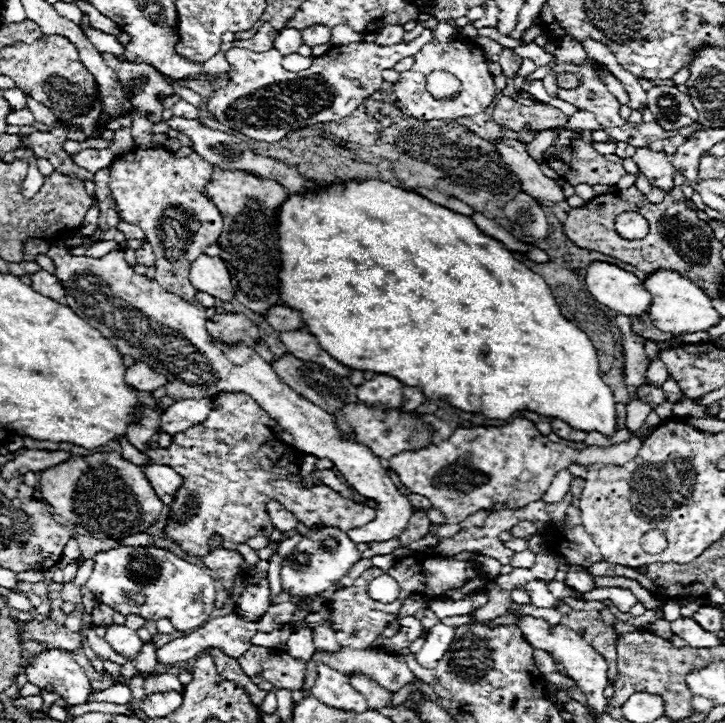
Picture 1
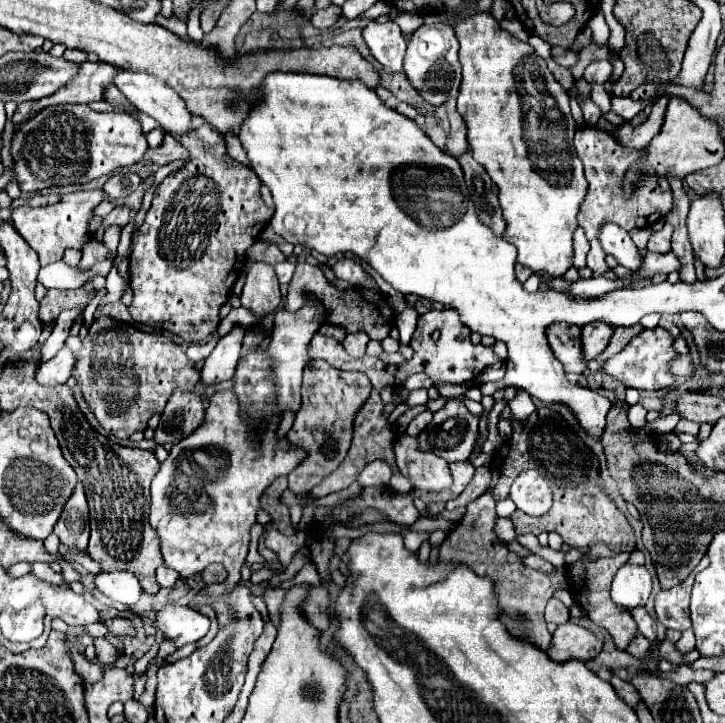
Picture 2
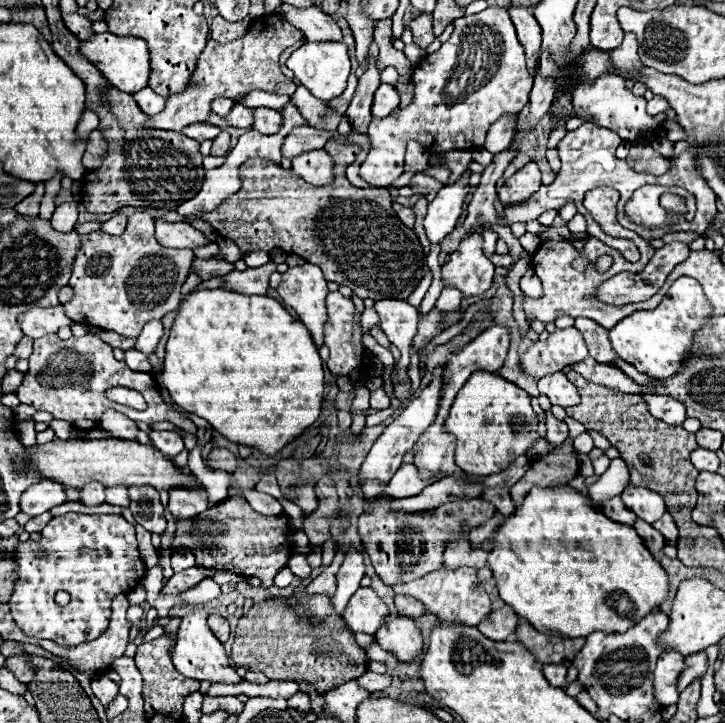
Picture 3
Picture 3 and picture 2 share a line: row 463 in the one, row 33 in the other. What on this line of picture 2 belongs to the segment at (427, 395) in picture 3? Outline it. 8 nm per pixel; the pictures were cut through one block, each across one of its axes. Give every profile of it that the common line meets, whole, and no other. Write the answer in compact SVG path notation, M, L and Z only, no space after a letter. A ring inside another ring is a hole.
M372 20L364 28L364 40L374 54L374 58L384 66L388 72L400 72L402 60L406 52L406 40L402 36L402 30L396 22L376 22Z

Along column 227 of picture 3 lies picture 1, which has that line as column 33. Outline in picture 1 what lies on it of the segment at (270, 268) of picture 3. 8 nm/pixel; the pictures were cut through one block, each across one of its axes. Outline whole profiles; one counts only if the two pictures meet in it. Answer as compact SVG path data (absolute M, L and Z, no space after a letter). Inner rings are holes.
M40 270L40 272L32 274L30 278L32 278L32 284L30 284L30 286L32 286L36 292L40 292L40 294L44 294L44 296L48 296L48 298L54 298L54 300L58 300L58 302L64 302L66 290L64 290L62 282L60 282L54 274Z

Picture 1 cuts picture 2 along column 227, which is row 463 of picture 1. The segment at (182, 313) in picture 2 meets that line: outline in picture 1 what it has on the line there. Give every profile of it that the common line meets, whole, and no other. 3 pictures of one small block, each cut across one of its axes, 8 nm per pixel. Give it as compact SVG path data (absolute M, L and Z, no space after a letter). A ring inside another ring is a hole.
M222 392L222 394L214 396L214 410L210 410L210 418L206 418L204 424L190 426L190 430L184 430L184 432L174 434L174 436L172 436L172 444L170 444L168 448L146 448L145 441L148 441L150 437L156 433L157 426L139 426L139 424L130 424L128 426L127 439L135 448L146 454L154 464L170 466L170 468L182 478L182 486L176 490L174 500L172 500L172 514L174 514L174 516L172 516L172 518L166 522L166 526L164 526L164 538L170 540L170 542L174 542L184 554L188 554L188 556L204 556L204 554L208 554L208 552L212 550L212 548L208 546L210 534L220 534L220 536L224 538L224 548L230 550L238 550L238 546L240 546L240 544L246 544L248 538L254 538L254 536L270 536L270 534L272 534L272 520L270 520L268 508L266 508L266 504L268 504L270 500L276 500L276 502L280 502L282 506L286 506L292 514L296 514L296 518L298 518L304 526L324 524L324 526L338 526L342 532L350 532L350 530L360 528L360 526L368 524L370 520L374 520L374 510L372 510L372 508L360 506L358 502L352 502L352 500L346 500L344 496L340 496L338 492L334 492L330 486L326 486L326 484L322 484L322 482L320 482L320 484L314 484L312 488L304 488L304 486L302 486L302 476L300 476L300 452L296 452L294 446L280 442L280 440L276 438L276 434L272 432L272 428L270 428L268 422L270 422L270 416L268 416L266 411L256 404L248 394L242 394L242 392Z

